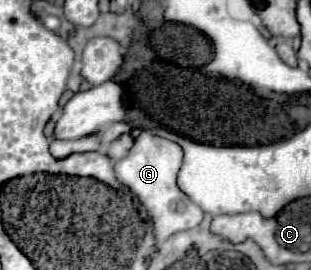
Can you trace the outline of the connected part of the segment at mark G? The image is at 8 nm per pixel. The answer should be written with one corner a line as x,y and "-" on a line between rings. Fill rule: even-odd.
142,130
142,134
134,140
130,154
114,164
118,180
128,186
148,208
154,220
154,232
158,242
166,240
174,232
196,228
204,218
204,212
176,184
176,174
182,166
182,158
184,152
176,142
152,134
150,130

